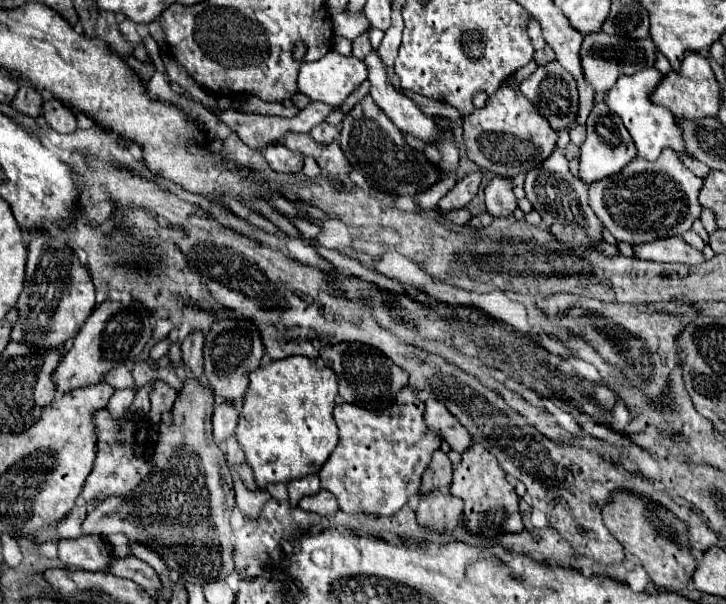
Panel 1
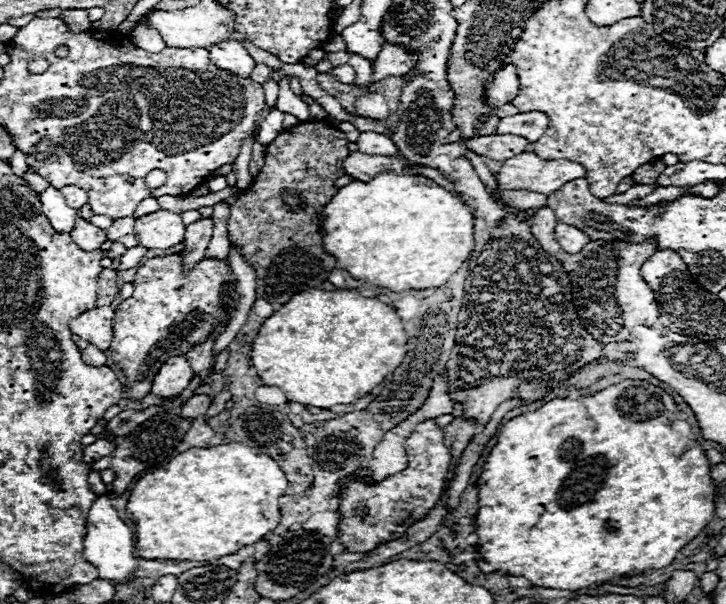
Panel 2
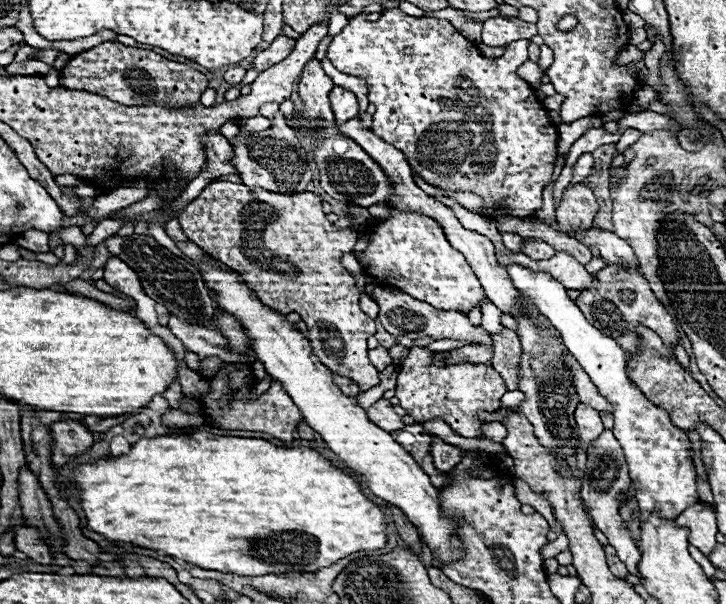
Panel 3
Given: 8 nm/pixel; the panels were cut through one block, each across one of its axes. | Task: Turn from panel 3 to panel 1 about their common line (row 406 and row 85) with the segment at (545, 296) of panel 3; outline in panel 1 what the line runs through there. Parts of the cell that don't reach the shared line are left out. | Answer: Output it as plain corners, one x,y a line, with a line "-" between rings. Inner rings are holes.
646,68
646,70
638,72
638,74
630,74
630,76
618,78
618,82
610,88
610,92
606,96
608,108
614,110
622,118
624,126
632,134
632,140
634,140
636,150
638,150
638,156
644,158
644,160
656,160
664,148
674,150
676,156
680,156
680,154
690,156
686,152
684,136
682,136
682,130
680,130
678,122
676,122
676,116
670,114
670,110
666,110
662,106
656,106
650,100
650,94
662,82
662,78
664,76
656,68

